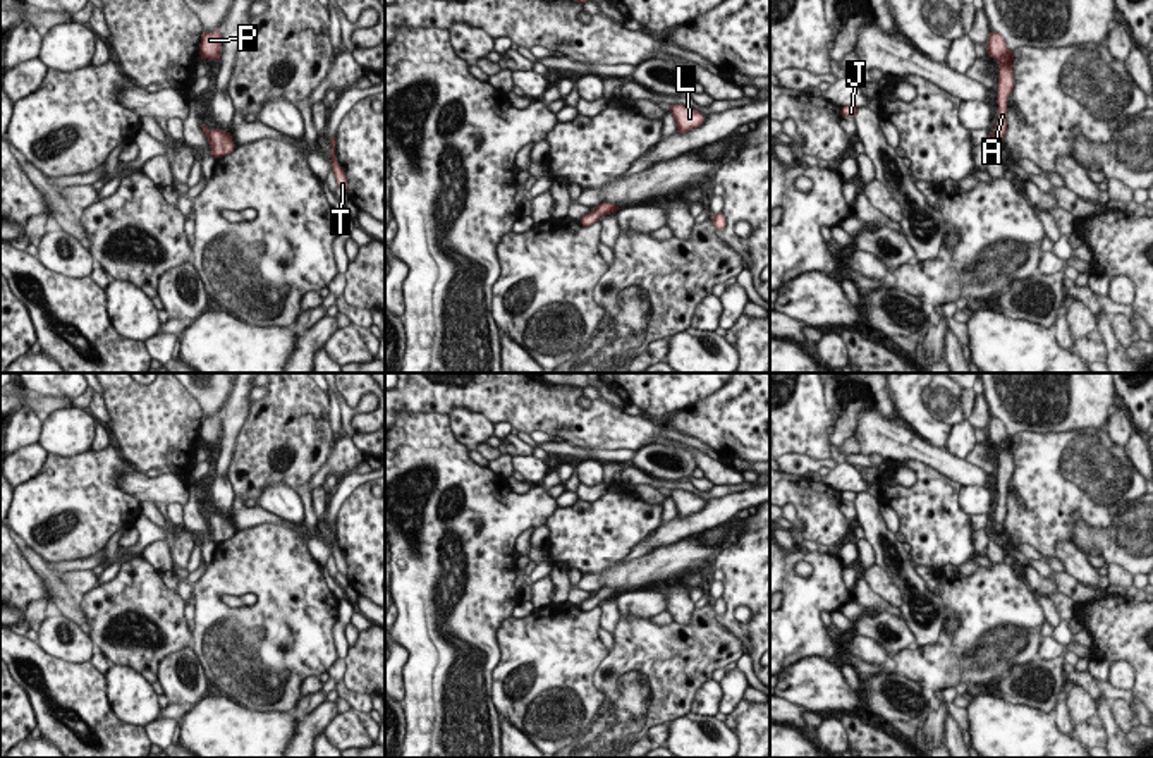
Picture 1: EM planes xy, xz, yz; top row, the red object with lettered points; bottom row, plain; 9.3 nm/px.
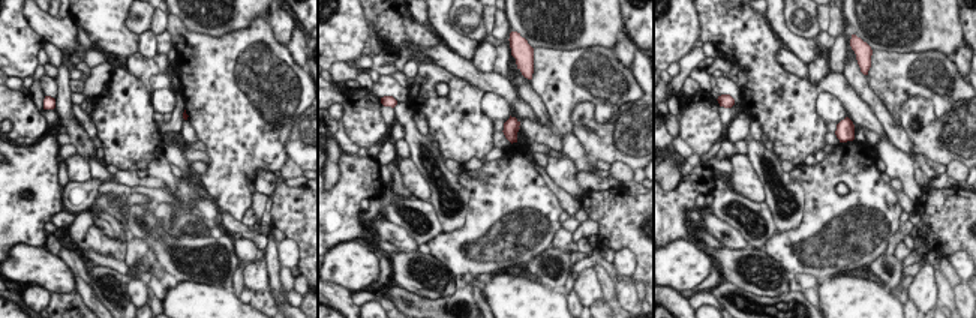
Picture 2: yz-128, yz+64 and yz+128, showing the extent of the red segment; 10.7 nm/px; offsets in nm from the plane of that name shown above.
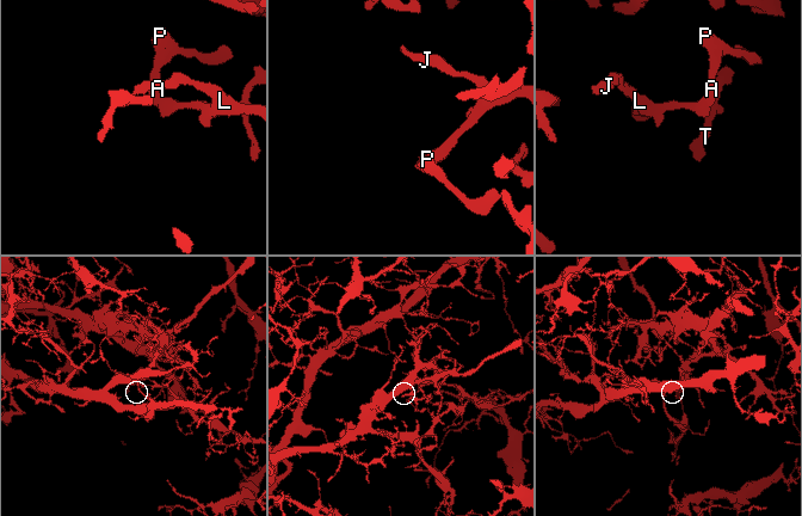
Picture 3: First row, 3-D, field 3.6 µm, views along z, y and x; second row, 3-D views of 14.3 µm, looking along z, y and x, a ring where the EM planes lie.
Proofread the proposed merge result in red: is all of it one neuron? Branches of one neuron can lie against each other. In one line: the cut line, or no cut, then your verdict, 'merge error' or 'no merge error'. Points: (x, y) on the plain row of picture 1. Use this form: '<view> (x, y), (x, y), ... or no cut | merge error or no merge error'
no cut | no merge error

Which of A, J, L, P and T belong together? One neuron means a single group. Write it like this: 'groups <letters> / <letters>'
groups A J L P T

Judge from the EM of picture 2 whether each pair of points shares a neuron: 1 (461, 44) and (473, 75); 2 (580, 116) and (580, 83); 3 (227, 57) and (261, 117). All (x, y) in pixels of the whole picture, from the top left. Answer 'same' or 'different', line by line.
1: different
2: different
3: same

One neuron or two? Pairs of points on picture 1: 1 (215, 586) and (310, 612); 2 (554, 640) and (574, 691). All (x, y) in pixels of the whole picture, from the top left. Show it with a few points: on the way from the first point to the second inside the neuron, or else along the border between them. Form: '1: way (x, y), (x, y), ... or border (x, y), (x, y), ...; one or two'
1: way (239, 581), (272, 581), (286, 595); one
2: way (554, 652), (554, 671), (562, 679); one

